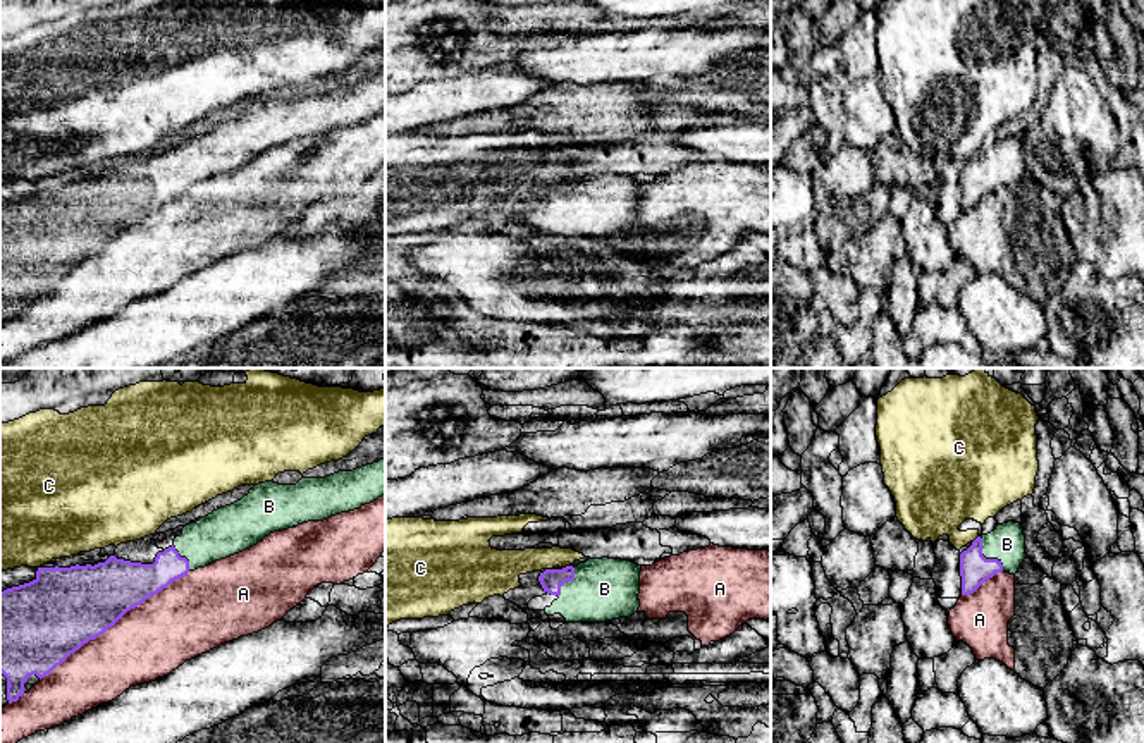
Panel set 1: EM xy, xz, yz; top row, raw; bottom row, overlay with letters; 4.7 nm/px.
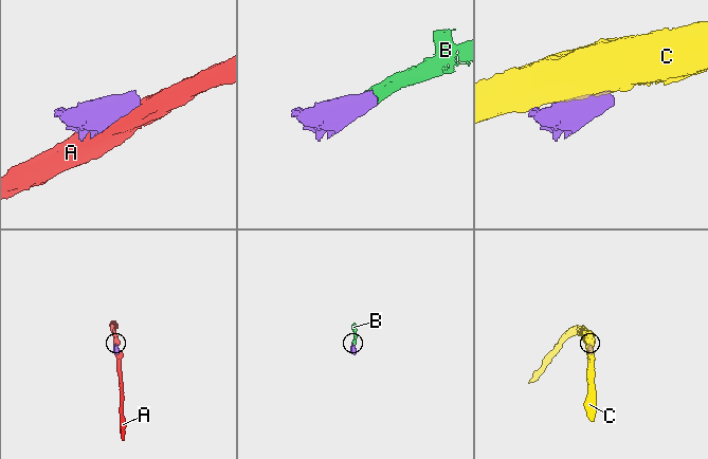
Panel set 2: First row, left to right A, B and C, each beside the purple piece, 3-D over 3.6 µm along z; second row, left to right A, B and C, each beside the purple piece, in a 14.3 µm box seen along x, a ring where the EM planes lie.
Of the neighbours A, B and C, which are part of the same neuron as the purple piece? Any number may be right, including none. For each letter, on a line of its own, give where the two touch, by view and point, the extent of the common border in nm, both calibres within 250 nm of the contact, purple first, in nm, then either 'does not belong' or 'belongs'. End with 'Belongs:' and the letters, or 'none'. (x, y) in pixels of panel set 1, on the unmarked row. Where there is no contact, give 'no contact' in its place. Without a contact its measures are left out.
A: meets purple in xy at (114, 238); contact 850 nm long; 380 nm thick on the purple side, 340 nm on the other; does not belong
B: meets purple in yz at (984, 172); contact 200 nm long; 140 nm thick on the purple side, 170 nm on the other; belongs
C: meets purple in xz at (566, 181); contact 40 nm long; 110 nm thick on the purple side, 130 nm on the other; does not belong
Belongs: B

